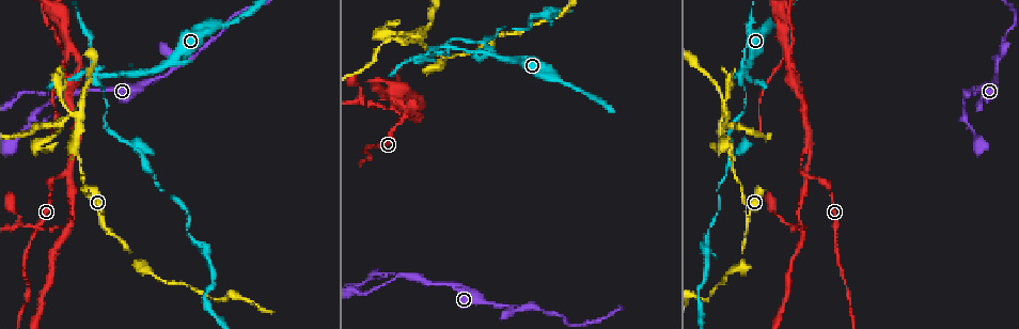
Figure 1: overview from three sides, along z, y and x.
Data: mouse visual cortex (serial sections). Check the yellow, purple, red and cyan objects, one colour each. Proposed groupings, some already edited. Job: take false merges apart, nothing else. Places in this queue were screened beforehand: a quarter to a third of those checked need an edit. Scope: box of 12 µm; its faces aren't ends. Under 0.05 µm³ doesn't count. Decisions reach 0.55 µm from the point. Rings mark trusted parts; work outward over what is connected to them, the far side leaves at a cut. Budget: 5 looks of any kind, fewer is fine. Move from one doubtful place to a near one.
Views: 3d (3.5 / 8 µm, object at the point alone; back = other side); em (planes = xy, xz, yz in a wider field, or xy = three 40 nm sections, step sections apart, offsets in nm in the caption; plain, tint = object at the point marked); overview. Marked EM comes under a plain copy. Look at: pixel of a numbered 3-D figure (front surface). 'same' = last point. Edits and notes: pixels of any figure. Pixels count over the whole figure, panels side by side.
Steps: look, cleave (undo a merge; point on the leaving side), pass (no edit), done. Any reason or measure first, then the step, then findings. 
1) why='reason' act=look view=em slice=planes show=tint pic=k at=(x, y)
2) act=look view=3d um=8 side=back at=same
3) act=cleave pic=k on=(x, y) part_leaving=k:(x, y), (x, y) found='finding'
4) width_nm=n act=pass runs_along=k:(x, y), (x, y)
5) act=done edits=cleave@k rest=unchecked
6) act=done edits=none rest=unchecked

why='arms part here' act=look view=3d um=8 pic=1 at=(806, 172)

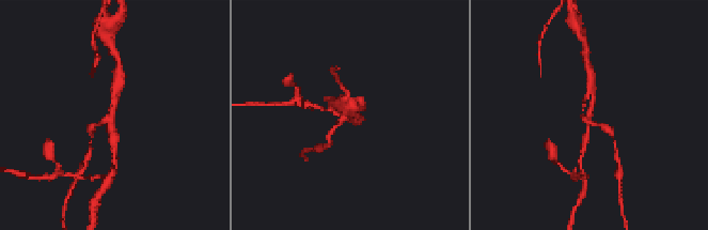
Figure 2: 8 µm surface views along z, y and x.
arms=3 arm_widths_nm=150,200,250 act=look view=em slice=xy step=2 show=tint pic=2 at=(586, 121)

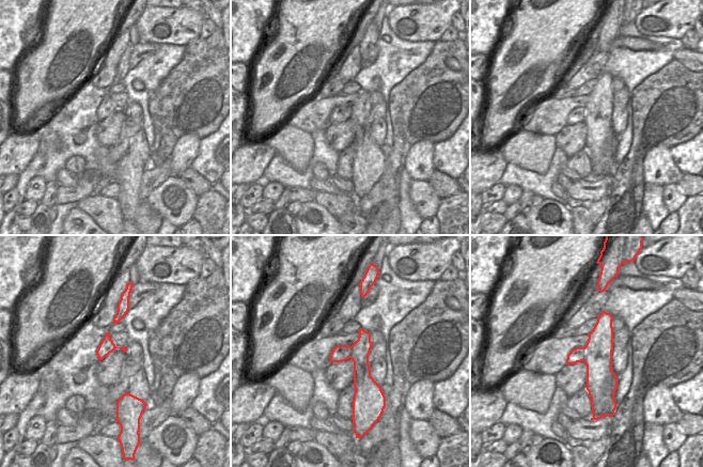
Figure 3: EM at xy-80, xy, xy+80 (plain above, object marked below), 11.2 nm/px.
act=cleave pic=2 on=(114, 139) border=3:(586, 346), (586, 357), (583, 360) found='a second cell is stuck on'

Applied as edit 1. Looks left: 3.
why='looks like a crossing' act=look view=3d um=3.5 pic=1 at=(77, 116)

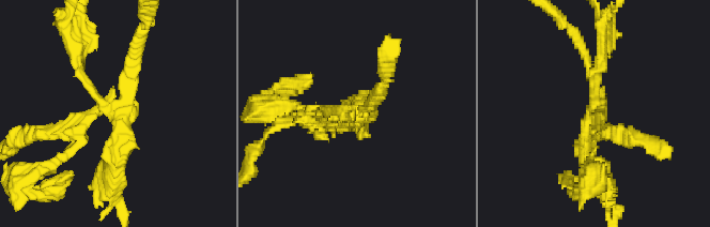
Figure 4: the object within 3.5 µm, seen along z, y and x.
arms=4 arm_widths_nm=150,150,200,250 act=look view=em slice=xy step=1 show=tint pic=4 at=(361, 113)

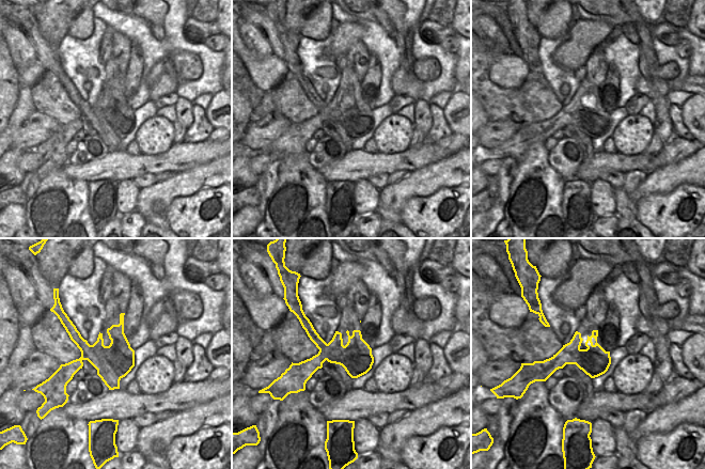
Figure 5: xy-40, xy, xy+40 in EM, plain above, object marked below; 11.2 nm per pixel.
act=cleave pic=4 on=(588, 142) part_leaving=4:(608, 202), (584, 156), (590, 117) found='two cells meet here'

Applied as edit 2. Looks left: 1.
act=done edits=cleave@2,cleave@4 rest=unchecked

